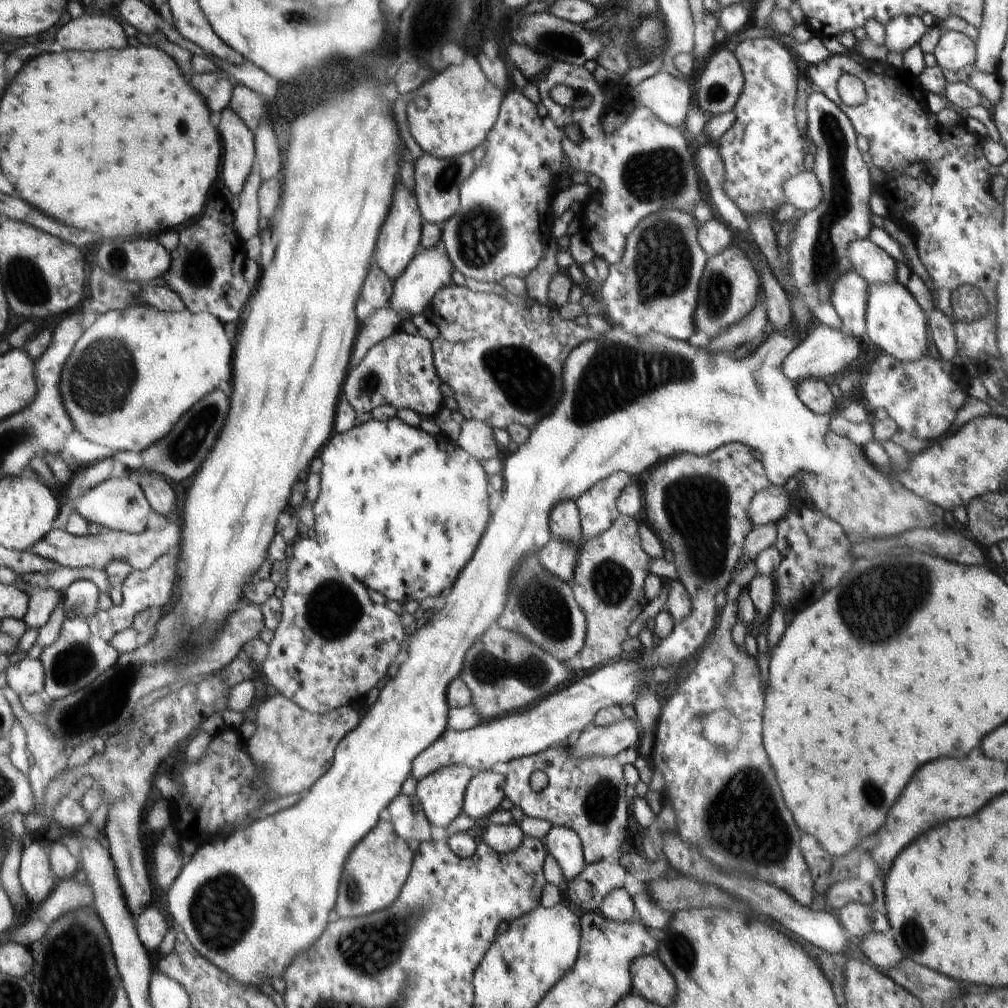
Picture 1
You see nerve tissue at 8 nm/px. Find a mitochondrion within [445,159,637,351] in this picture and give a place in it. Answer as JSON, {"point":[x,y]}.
{"point":[481,234]}

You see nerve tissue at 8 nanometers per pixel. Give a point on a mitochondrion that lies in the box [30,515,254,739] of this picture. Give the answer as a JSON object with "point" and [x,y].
{"point":[69,665]}

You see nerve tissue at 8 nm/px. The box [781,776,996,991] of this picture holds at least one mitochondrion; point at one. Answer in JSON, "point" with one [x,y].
{"point":[913,933]}

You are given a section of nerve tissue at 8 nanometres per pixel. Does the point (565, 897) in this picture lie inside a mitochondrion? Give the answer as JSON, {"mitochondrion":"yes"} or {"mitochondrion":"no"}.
{"mitochondrion":"no"}

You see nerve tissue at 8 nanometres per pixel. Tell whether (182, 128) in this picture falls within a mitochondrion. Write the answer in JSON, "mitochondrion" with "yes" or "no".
{"mitochondrion":"yes"}

